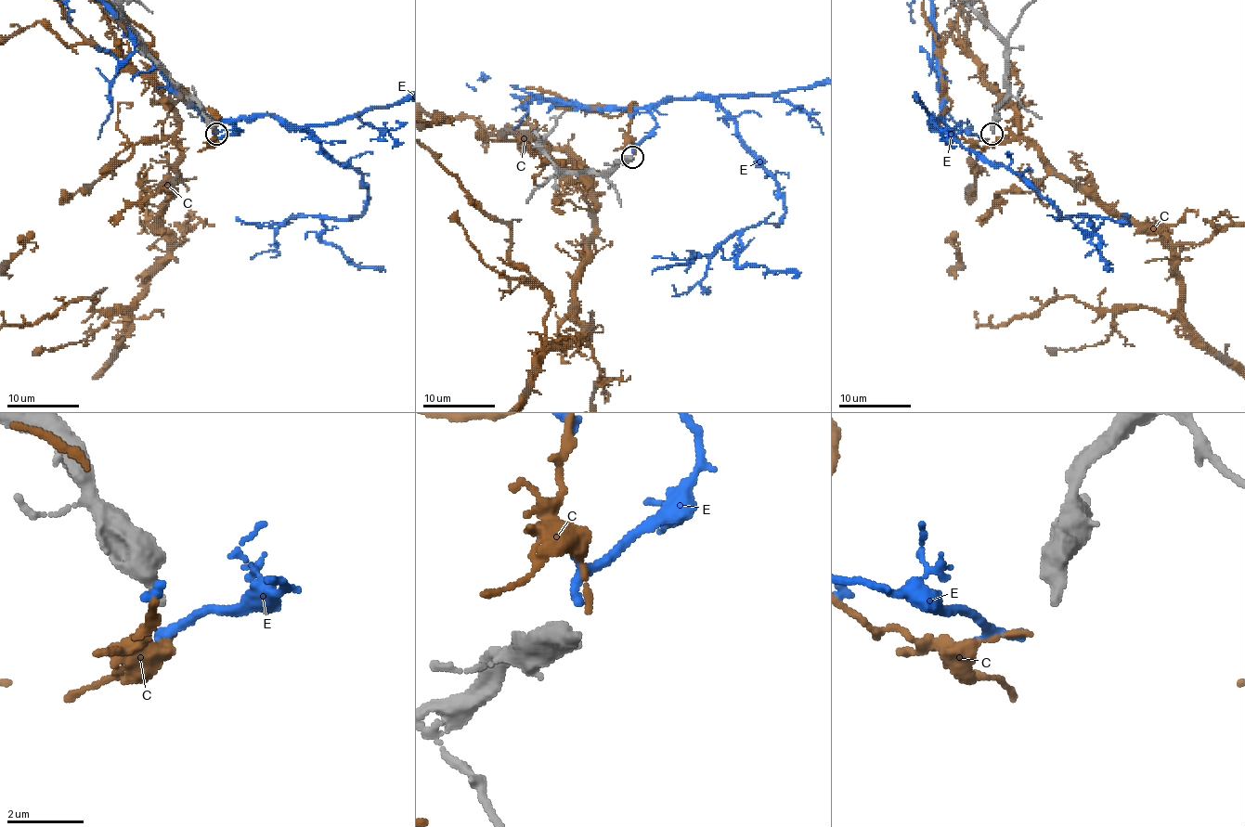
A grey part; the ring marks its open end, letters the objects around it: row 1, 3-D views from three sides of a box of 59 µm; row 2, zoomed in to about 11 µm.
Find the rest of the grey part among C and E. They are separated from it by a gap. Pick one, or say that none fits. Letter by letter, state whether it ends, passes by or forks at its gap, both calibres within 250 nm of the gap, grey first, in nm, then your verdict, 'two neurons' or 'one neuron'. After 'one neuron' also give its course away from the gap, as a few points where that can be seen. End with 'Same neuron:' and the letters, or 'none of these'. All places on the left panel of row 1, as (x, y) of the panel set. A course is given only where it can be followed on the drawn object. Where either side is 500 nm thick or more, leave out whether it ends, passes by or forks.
C: it ends there; 340 nm thick on the grey side, 150 nm on the other; two neurons
E: it passes by; 340 nm thick on the grey side, 170 nm on the other; two neurons
Same neuron: none of these

